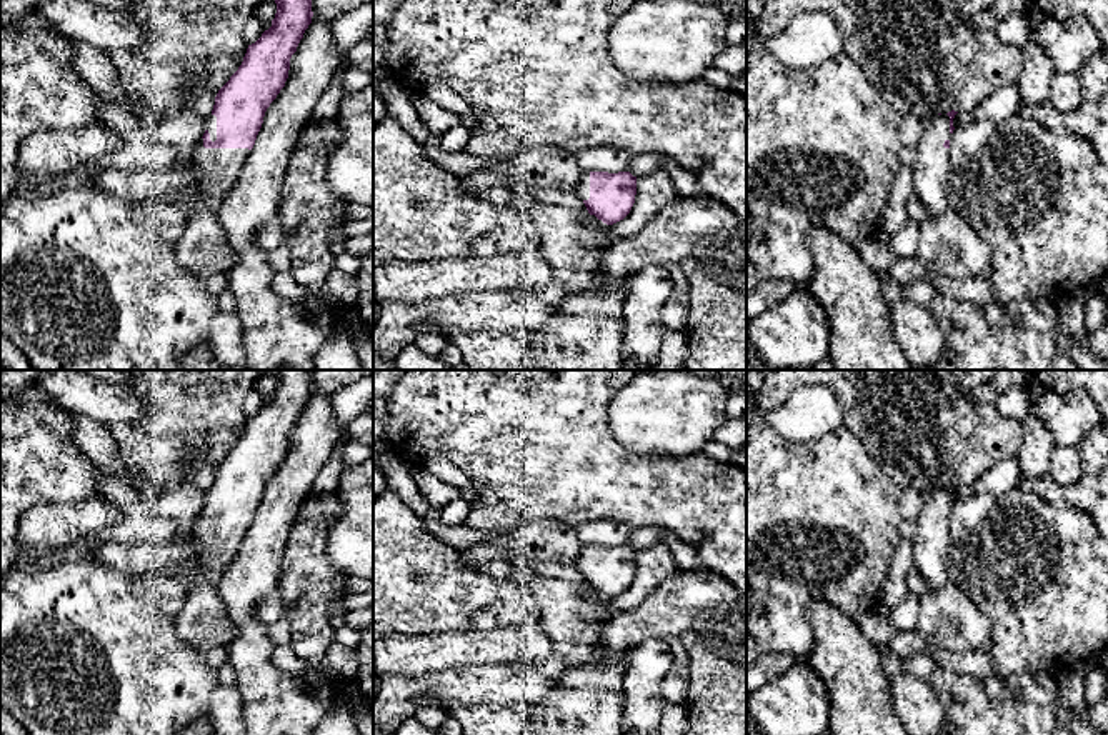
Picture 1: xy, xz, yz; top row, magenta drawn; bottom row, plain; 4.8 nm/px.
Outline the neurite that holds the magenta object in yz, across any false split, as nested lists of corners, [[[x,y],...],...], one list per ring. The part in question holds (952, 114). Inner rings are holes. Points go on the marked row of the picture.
[[[958,112],[930,115],[923,123],[921,142],[916,147],[913,170],[913,193],[936,217],[950,210],[950,140],[955,130],[953,118]]]

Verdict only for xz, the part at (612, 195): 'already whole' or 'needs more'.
needs more

